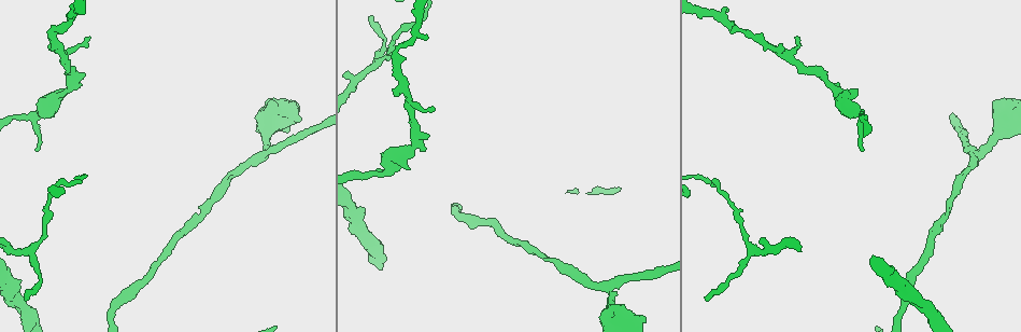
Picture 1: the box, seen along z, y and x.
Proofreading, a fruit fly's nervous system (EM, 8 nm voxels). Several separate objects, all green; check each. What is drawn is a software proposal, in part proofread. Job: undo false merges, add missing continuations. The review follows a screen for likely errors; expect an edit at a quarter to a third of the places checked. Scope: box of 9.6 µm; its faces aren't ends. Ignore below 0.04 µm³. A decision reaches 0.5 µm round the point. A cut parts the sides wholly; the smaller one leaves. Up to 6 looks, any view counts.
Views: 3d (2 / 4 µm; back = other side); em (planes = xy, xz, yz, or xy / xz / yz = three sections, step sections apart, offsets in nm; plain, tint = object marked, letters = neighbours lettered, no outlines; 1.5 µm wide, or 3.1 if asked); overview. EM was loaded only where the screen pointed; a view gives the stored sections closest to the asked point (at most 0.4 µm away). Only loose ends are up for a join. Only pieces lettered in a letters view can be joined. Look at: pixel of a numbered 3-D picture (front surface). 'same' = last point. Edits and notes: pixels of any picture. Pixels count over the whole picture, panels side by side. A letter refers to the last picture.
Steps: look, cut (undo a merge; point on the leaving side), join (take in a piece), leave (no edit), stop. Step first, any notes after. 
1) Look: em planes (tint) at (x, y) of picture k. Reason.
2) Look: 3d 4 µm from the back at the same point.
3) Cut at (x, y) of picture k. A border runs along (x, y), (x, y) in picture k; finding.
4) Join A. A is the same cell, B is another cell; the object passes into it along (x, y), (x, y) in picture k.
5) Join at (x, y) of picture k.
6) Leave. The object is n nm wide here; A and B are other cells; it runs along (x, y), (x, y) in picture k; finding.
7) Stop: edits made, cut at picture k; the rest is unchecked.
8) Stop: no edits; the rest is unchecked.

Look: em 3.1 µm planes (letters) at (266, 146) of picture 1. Sharp bend.

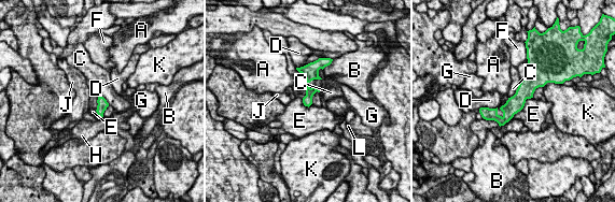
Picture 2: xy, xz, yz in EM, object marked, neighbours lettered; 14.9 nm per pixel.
Leave. A, B, C, D, E, F, G, H, J, K and L are other cells; it runs along (541, 84), (504, 113), (486, 110) in picture 2; all the same neuron.

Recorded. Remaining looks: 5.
Look: 3d 2 µm at (400, 152) of picture 1. Abrupt turn.

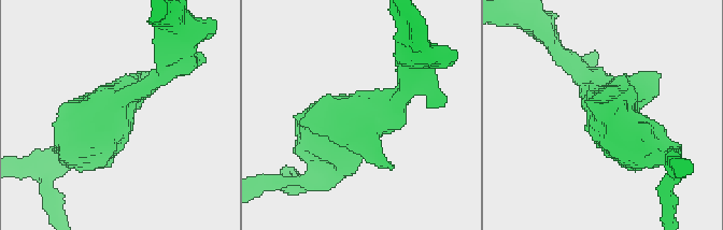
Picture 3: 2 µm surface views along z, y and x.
Look: em yz step 8 (tint) at (120, 100) of picture 3. The arms are 180, 220 nm wide; now the EM.

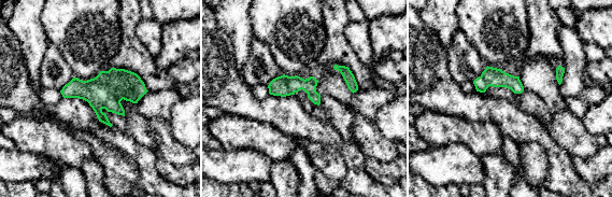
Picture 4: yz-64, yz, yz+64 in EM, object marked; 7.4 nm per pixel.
Look: em planes (letters) at the same point. Cut it another way.

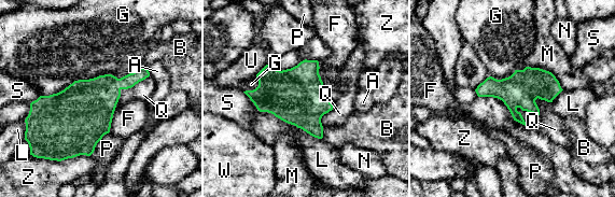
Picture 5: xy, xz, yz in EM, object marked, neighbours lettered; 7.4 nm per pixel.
Leave. The longest contact is with G, 600 nm; A, B, F, G, L, M, N, P, Q, S, U, W and Z are other cells; one neuron here.

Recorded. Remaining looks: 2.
Look: em planes (letters) at (369, 18) of picture 1. Thin end.

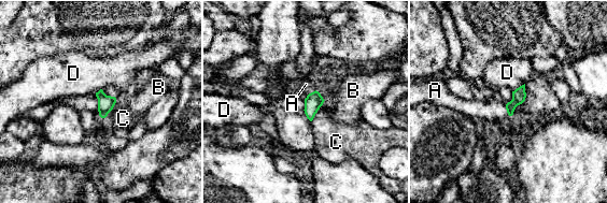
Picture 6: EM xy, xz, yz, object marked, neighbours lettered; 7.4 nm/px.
Join A. A is the same cell, B, C and D are other cells; the object passes into it along (519, 95), (506, 109), (493, 112) in picture 6; the neuron continues.

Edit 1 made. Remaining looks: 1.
Stop: edits made, join at picture 6; the rest is unchecked.

